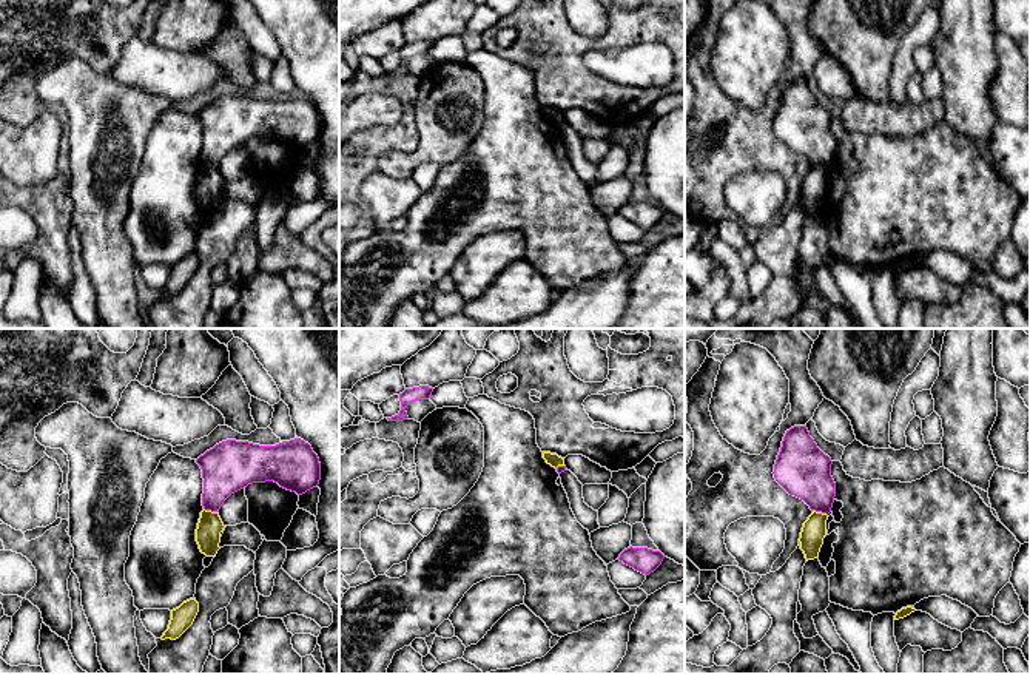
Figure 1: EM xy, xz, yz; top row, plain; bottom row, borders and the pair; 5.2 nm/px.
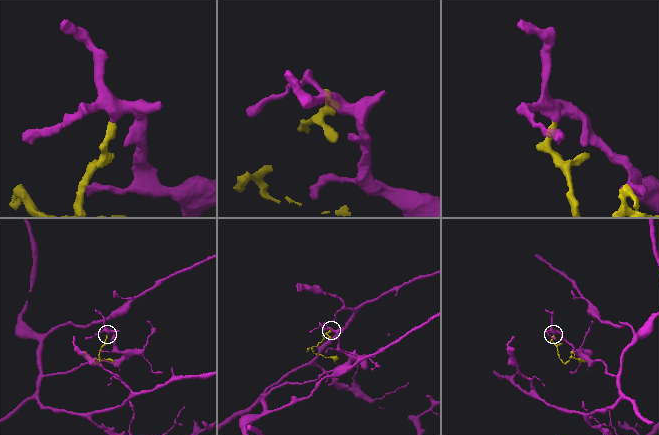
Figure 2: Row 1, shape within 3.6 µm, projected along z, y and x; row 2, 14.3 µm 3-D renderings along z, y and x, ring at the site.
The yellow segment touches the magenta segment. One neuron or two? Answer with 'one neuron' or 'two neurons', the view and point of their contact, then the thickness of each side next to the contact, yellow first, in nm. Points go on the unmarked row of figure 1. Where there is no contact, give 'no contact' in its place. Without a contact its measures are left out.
two neurons | xy (210, 165) | 130/260 nm

